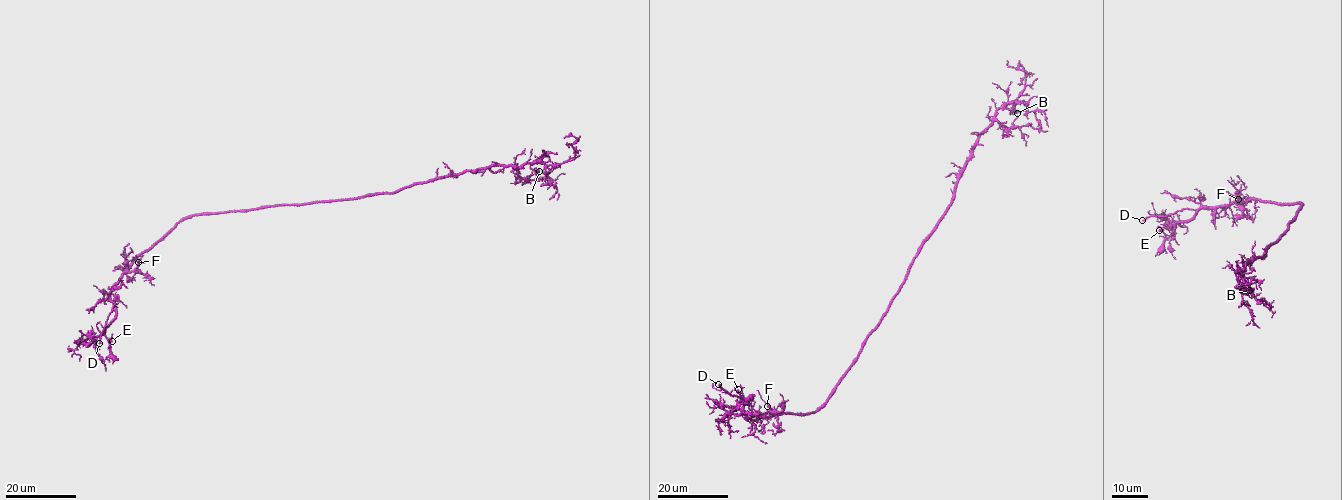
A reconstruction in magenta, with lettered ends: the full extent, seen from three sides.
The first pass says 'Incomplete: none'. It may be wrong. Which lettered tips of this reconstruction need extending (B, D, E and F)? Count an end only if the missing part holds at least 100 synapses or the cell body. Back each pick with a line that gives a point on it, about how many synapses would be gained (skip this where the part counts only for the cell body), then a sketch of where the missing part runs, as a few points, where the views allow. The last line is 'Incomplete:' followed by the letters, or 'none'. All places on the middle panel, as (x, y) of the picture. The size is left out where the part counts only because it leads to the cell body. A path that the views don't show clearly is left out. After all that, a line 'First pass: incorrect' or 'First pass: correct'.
D: Place: (718, 384). Course of what is missing: (718, 384), (696, 366), (703, 367), (707, 374), (702, 384), (684, 405), (669, 415), (669, 419), (665, 418)
Incomplete: D
First pass: incorrect

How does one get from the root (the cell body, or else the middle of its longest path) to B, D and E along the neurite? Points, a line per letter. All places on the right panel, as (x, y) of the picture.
B: (1286, 231), (1270, 245), (1266, 256), (1246, 264), (1240, 272), (1241, 284), (1249, 290)
D: (1286, 231), (1288, 222), (1302, 204), (1298, 202), (1282, 204), (1250, 197), (1228, 205), (1185, 208), (1142, 220)
E: (1286, 231), (1288, 222), (1302, 204), (1250, 197), (1199, 209), (1193, 217), (1178, 222), (1170, 236), (1159, 230)

